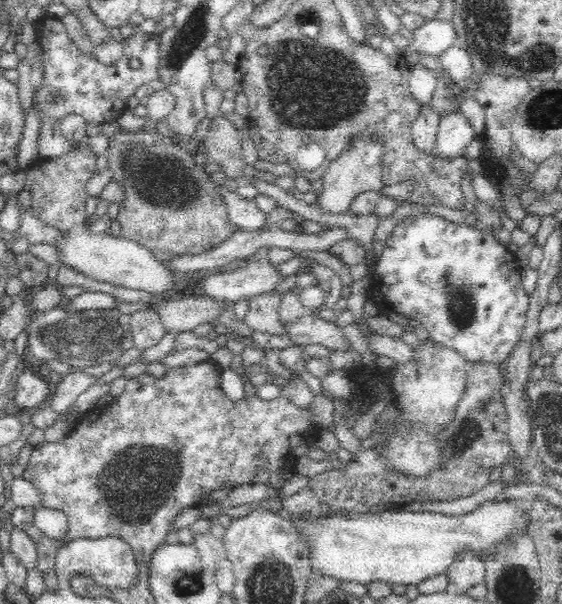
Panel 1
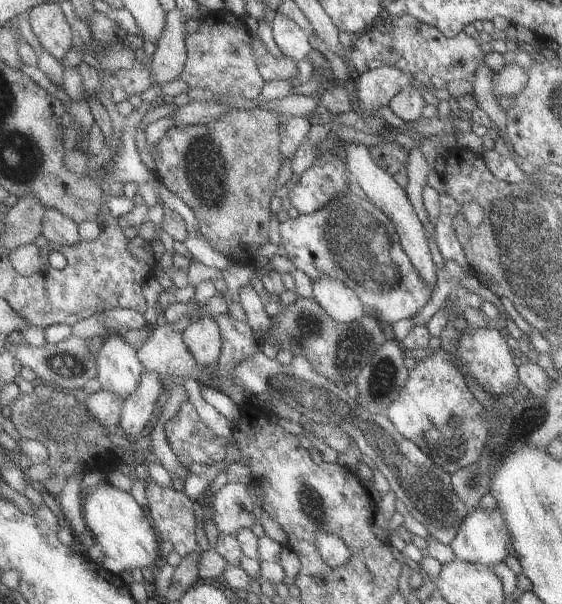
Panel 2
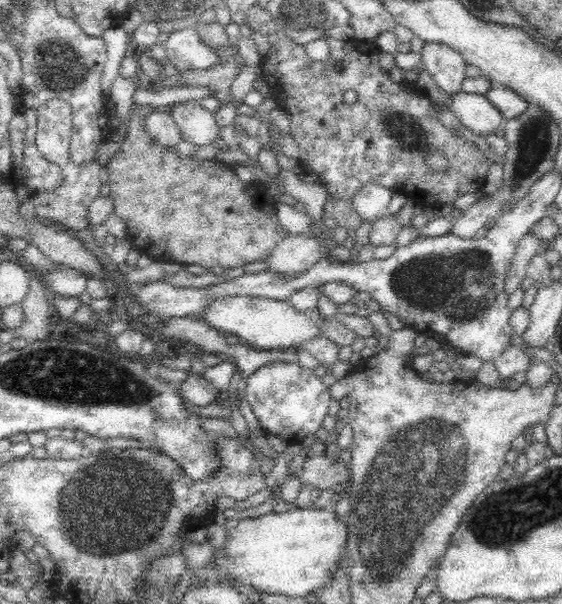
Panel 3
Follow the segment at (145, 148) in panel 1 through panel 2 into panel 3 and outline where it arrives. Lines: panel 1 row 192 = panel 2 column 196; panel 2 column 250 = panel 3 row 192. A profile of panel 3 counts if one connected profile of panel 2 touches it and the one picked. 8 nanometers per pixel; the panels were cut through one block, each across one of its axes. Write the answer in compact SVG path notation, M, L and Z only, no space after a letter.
M144 105L144 108L140 106L134 106L136 110L132 110L130 113L130 124L128 124L128 136L125 136L124 146L122 150L117 153L116 158L112 158L110 164L107 165L107 174L109 181L106 183L109 188L108 196L112 199L114 207L113 212L120 216L126 223L127 235L125 236L128 243L131 244L132 249L137 249L142 255L149 256L155 261L173 261L182 264L198 264L202 266L206 272L226 271L229 268L238 268L239 266L250 265L252 262L266 262L267 258L274 252L276 245L284 238L290 235L278 220L276 215L275 202L273 197L263 187L259 186L256 182L243 182L240 179L236 180L235 172L228 170L226 166L222 164L214 164L212 159L201 161L198 159L192 159L191 156L188 160L182 160L178 158L178 152L173 147L161 147L158 143L152 142L149 136L145 133L144 127L142 127L142 120L153 109L148 108L148 105Z

